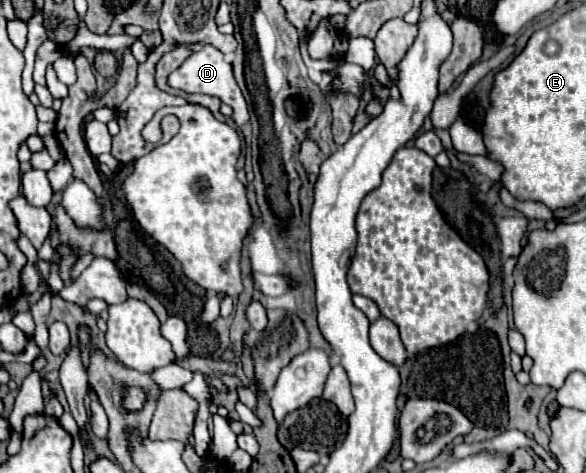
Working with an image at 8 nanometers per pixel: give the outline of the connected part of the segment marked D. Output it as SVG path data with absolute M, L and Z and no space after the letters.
M204 46L200 52L194 52L174 74L170 74L168 84L172 88L184 90L184 92L196 92L196 94L212 94L218 96L224 104L234 108L234 120L238 126L250 122L250 114L248 114L248 104L244 100L242 90L238 88L234 74L232 74L232 66L224 60L224 54L220 50L216 50L214 46Z

